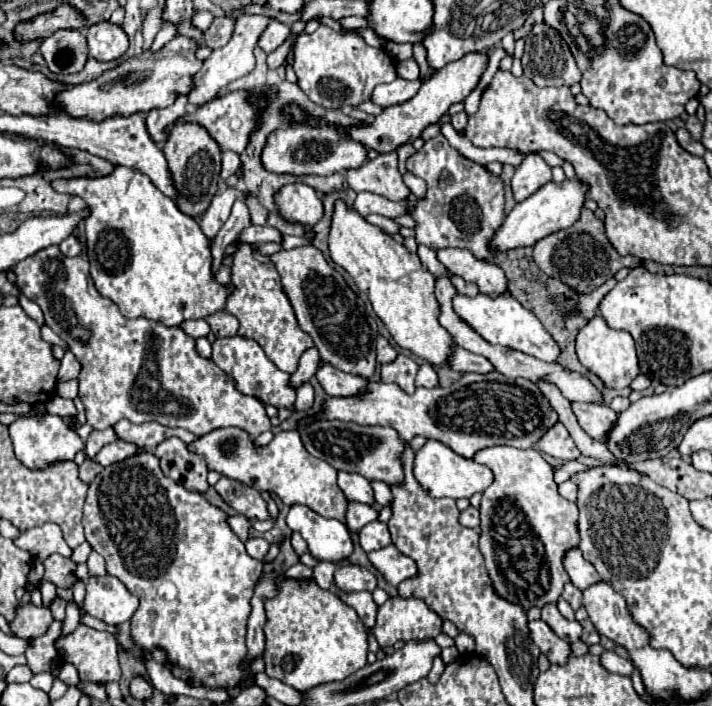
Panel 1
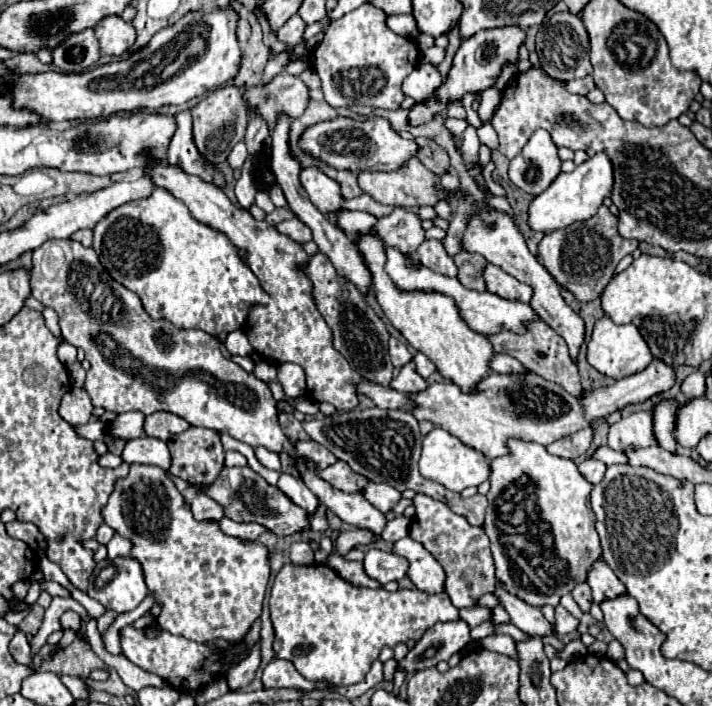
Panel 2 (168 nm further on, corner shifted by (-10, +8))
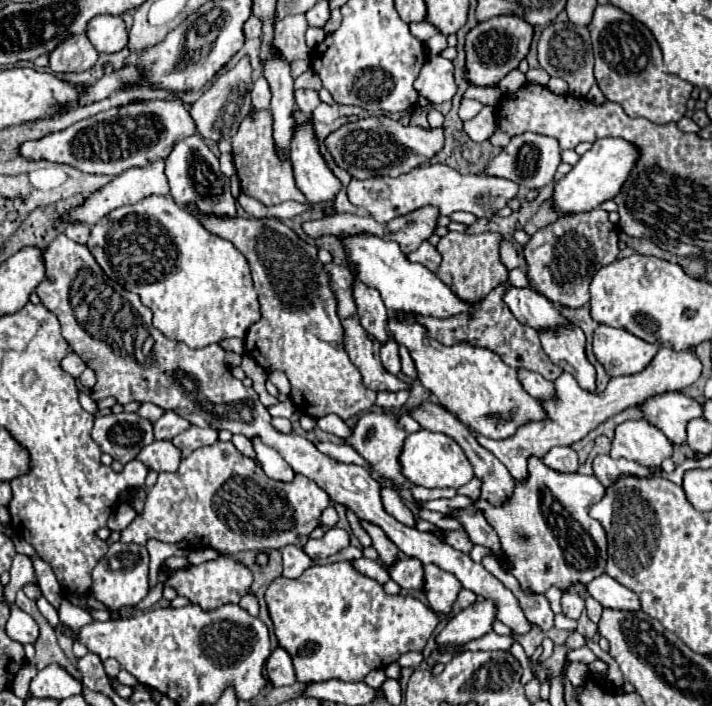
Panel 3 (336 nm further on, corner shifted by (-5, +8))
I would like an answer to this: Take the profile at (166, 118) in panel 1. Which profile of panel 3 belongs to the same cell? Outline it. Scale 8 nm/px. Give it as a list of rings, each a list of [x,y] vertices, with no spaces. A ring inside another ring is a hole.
[[[198,134],[180,140],[170,156],[166,158],[166,176],[170,182],[172,198],[178,206],[184,210],[190,210],[190,206],[198,206],[202,214],[218,214],[218,216],[236,216],[236,198],[230,192],[230,180],[220,172],[218,158],[210,152],[210,148],[202,142]]]

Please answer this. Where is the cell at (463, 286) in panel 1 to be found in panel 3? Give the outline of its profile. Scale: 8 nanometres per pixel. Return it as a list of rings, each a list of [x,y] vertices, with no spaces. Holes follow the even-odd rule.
[[[448,232],[438,242],[438,252],[442,254],[442,264],[436,270],[436,276],[458,294],[464,302],[480,302],[490,290],[494,290],[498,284],[508,280],[508,270],[502,266],[502,260],[498,258],[498,246],[502,242],[502,234],[498,232],[484,232],[484,234],[460,234],[460,232]]]

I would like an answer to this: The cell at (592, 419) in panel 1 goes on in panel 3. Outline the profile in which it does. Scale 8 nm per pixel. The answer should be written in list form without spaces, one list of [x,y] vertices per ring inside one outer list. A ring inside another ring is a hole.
[[[644,418],[626,420],[616,428],[612,440],[612,458],[634,460],[642,466],[660,466],[662,460],[672,456],[672,444],[668,438]]]

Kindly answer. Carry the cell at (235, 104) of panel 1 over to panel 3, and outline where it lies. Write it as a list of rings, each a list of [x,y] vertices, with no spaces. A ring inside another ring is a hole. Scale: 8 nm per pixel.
[[[296,90],[296,106],[306,112],[306,114],[312,114],[312,110],[320,104],[320,98],[318,98],[318,92],[314,90]]]

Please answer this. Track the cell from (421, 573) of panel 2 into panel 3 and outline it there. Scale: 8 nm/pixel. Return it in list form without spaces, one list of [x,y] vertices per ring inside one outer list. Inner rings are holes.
[[[424,566],[424,592],[434,612],[450,614],[460,590],[462,584],[454,578],[454,574],[438,570],[438,566]]]

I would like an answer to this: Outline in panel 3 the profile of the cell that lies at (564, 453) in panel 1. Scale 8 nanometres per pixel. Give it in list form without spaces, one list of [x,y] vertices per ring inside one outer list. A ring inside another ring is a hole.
[[[560,446],[560,448],[552,448],[544,460],[542,460],[546,466],[550,466],[552,470],[558,470],[558,472],[576,472],[578,470],[578,456],[576,452],[570,448],[570,446]]]

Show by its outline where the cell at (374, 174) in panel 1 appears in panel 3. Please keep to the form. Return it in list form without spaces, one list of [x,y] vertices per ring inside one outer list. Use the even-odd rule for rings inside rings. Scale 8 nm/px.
[[[444,164],[418,166],[412,172],[400,174],[396,178],[390,178],[390,176],[376,176],[368,180],[354,178],[348,184],[348,200],[354,206],[364,208],[380,224],[386,224],[422,206],[436,206],[444,216],[450,216],[452,212],[462,210],[462,212],[472,212],[478,218],[492,218],[494,214],[498,214],[498,210],[508,206],[510,200],[518,198],[518,194],[520,194],[520,186],[512,180],[482,176],[482,174],[464,176]]]

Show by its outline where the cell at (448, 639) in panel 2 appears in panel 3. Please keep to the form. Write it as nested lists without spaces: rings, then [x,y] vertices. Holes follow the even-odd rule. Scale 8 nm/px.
[[[478,600],[478,602],[470,604],[468,608],[460,610],[454,618],[450,618],[448,626],[440,632],[436,642],[438,644],[464,644],[464,642],[470,642],[474,638],[480,638],[480,636],[492,632],[492,624],[496,622],[496,612],[498,610],[494,606],[494,602],[490,602],[490,600]]]

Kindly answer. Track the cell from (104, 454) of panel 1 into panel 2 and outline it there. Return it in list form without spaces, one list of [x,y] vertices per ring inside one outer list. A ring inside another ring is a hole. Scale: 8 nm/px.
[[[149,436],[129,440],[121,452],[121,458],[127,464],[133,464],[133,462],[153,464],[153,466],[159,466],[163,470],[167,470],[171,464],[167,444],[159,438],[149,438]]]

